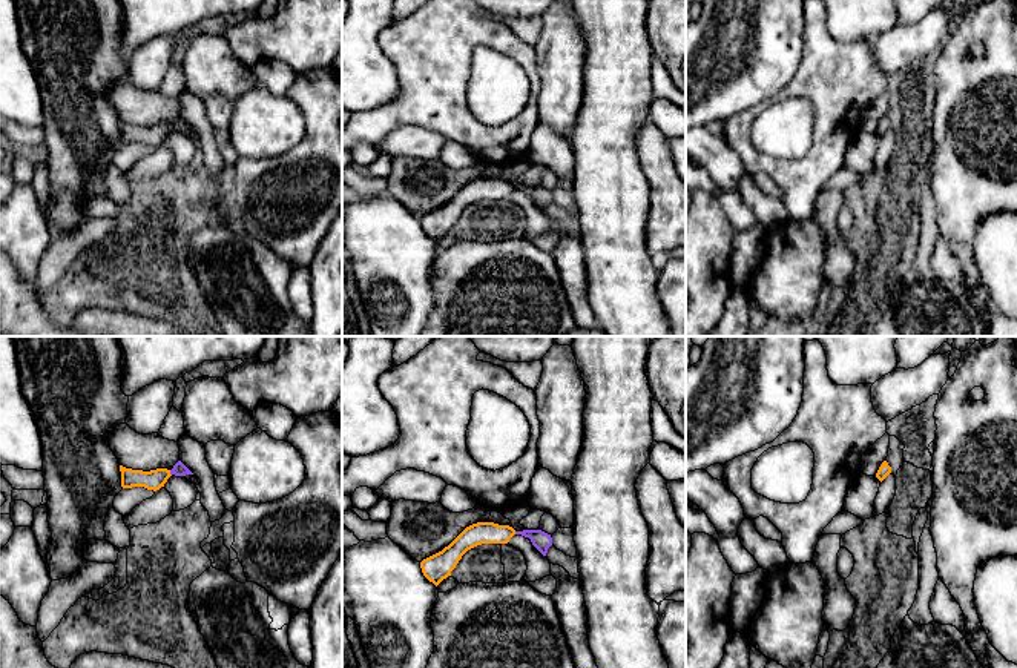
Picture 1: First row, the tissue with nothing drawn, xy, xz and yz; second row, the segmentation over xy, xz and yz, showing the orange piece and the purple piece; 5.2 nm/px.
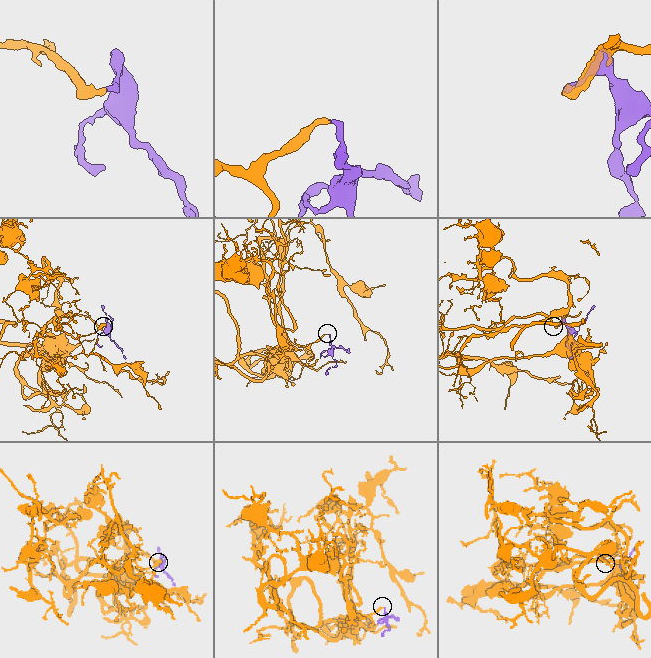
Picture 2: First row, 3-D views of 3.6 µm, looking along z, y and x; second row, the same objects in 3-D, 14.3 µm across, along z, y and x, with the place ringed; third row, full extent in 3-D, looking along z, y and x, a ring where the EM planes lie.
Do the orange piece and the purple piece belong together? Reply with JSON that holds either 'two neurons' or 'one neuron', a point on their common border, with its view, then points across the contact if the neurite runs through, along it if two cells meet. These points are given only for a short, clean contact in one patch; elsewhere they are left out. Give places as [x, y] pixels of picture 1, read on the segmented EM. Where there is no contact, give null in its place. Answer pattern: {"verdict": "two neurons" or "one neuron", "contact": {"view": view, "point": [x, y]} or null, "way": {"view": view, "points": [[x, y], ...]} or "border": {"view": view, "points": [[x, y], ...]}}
{"verdict": "one neuron", "contact": {"view": "xy", "point": [169, 473]}, "way": {"view": "xy", "points": [[154, 479], [169, 473], [180, 469]]}}

